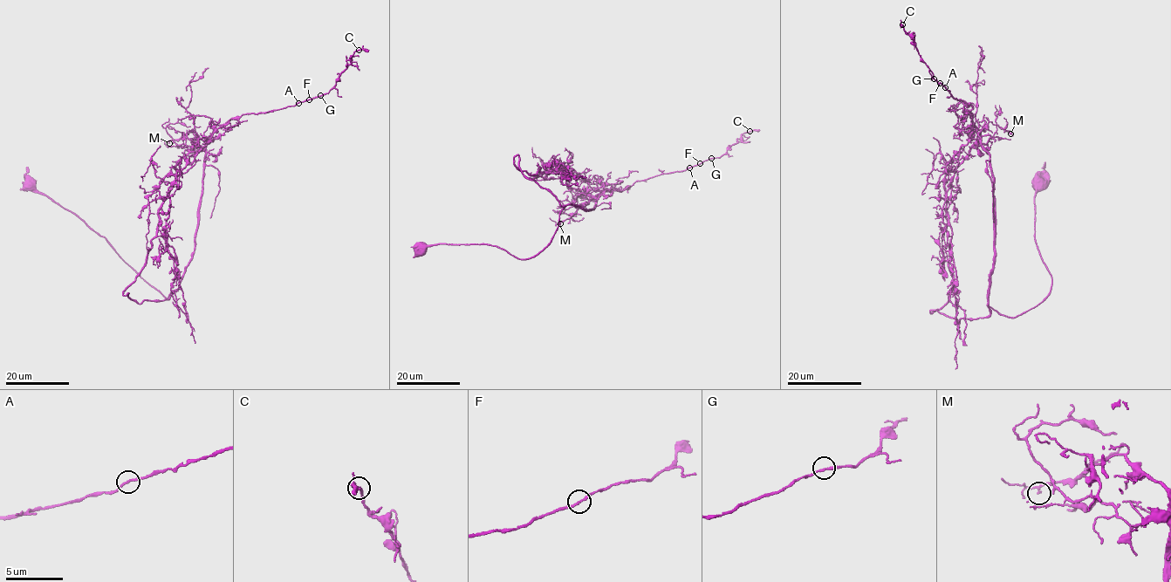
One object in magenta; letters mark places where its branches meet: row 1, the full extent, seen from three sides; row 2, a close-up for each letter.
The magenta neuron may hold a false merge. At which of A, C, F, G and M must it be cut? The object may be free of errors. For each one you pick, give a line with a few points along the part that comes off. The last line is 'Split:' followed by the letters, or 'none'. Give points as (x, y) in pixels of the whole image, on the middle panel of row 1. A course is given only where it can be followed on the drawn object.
Split: none

